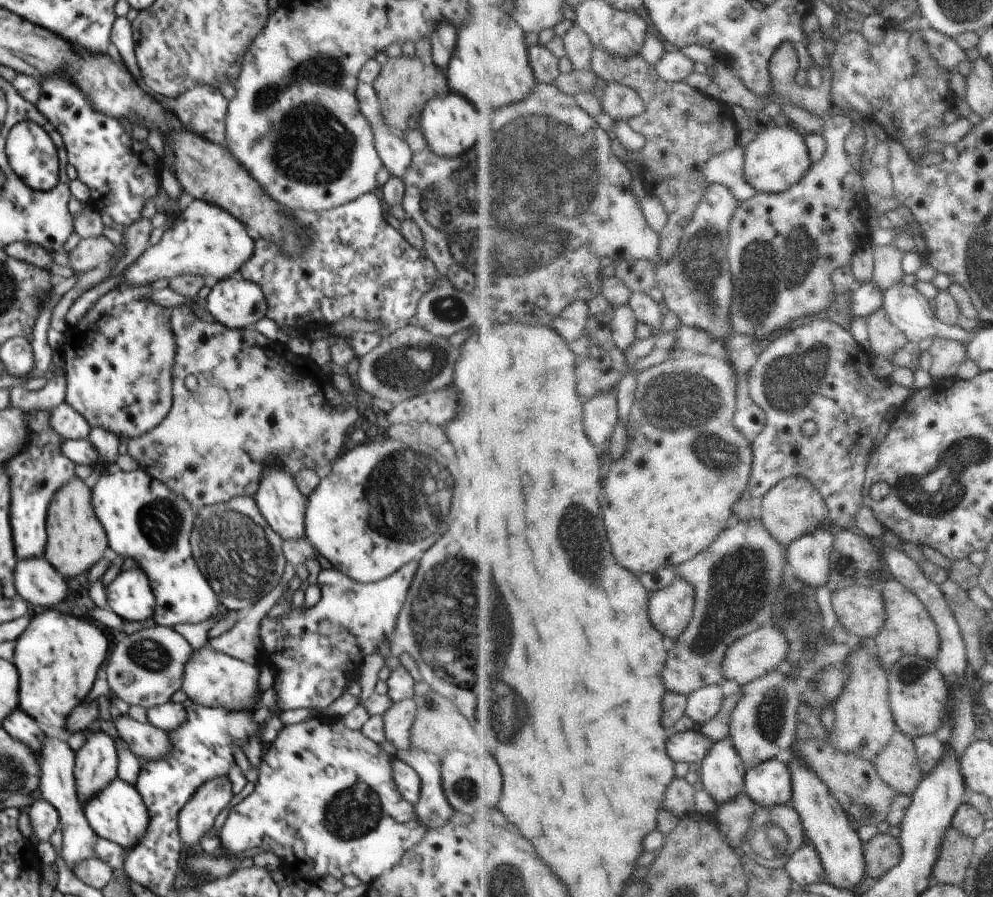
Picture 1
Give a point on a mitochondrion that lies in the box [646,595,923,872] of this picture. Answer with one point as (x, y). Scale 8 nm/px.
(770, 714)

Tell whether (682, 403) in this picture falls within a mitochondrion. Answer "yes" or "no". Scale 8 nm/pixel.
yes

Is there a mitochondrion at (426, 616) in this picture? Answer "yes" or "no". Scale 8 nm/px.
yes

